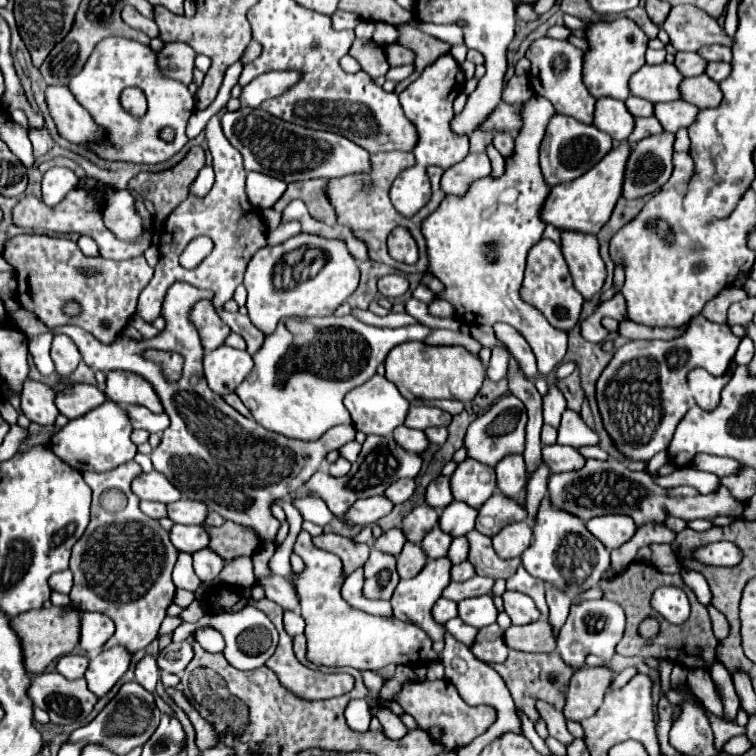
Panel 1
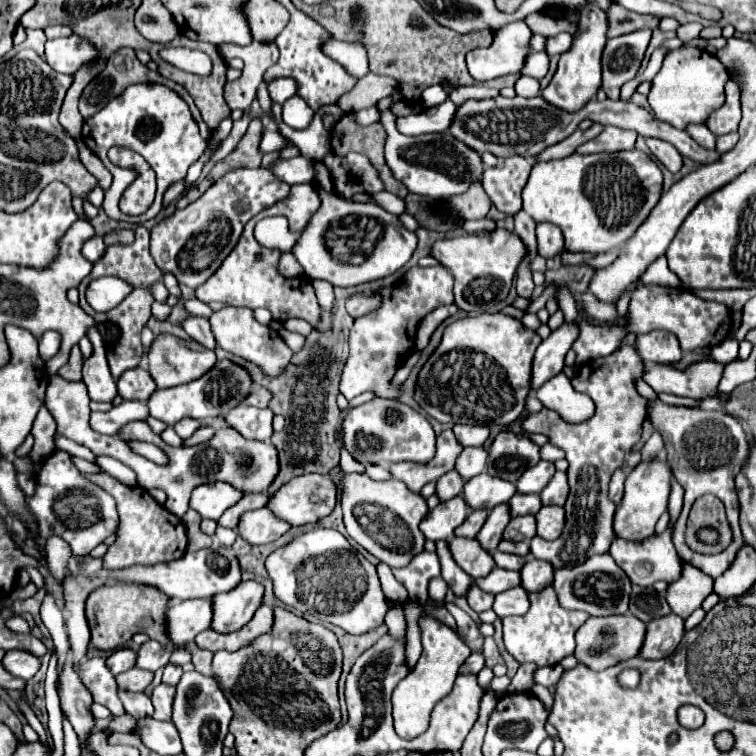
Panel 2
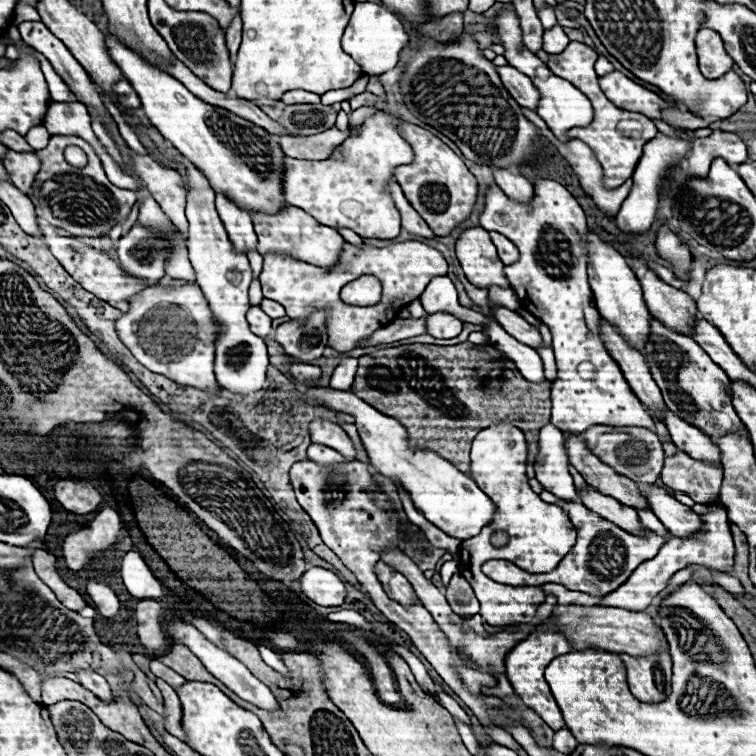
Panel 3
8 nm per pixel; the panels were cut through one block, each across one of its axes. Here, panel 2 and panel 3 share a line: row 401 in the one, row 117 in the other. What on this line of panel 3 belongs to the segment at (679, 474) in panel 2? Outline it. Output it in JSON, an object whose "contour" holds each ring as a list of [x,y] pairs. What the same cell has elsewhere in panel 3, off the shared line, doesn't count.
{"contour":[[[610,72],[606,76],[598,78],[598,84],[604,92],[604,96],[614,102],[618,108],[640,112],[648,118],[660,118],[660,110],[668,106],[658,94],[634,84],[630,78],[626,78],[620,72]]]}

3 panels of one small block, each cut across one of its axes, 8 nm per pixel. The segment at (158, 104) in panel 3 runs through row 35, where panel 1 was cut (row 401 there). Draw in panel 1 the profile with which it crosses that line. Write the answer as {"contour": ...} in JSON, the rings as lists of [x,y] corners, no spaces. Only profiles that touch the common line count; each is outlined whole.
{"contour":[[[106,400],[96,410],[74,418],[60,428],[50,440],[50,450],[76,470],[82,468],[82,472],[108,472],[134,458],[136,446],[130,440],[130,432],[132,426],[126,412],[118,404]]]}

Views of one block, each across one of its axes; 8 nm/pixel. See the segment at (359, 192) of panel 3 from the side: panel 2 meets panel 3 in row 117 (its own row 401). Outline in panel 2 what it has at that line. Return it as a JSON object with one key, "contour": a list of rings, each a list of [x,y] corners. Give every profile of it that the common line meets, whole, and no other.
{"contour":[[[374,398],[358,408],[348,410],[346,418],[340,422],[344,430],[344,444],[350,454],[360,462],[428,462],[436,450],[436,436],[430,422],[410,406],[398,400]]]}

